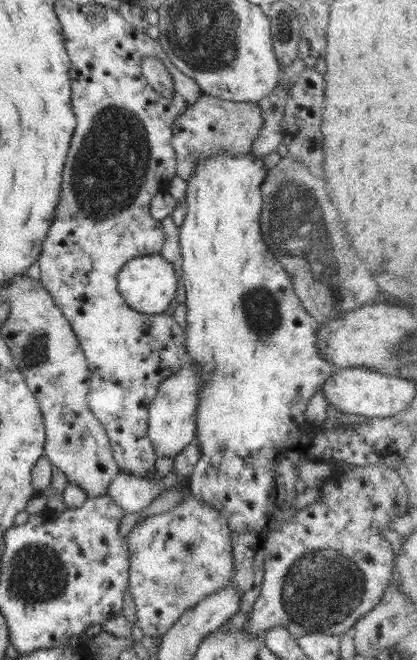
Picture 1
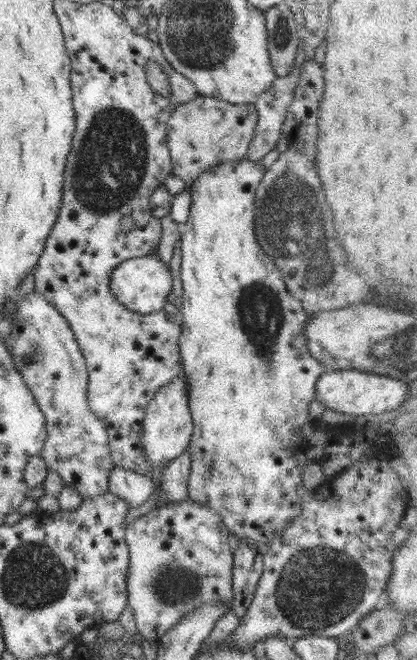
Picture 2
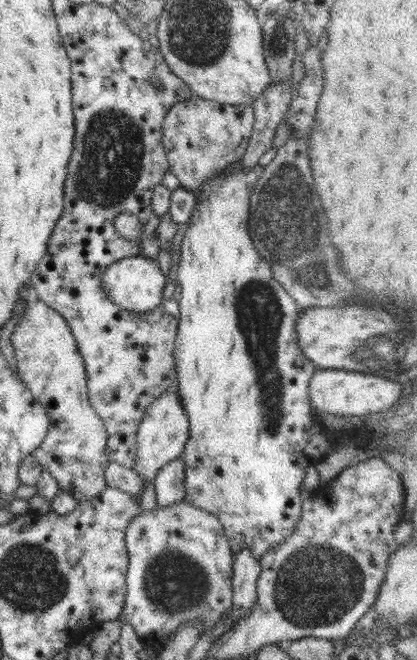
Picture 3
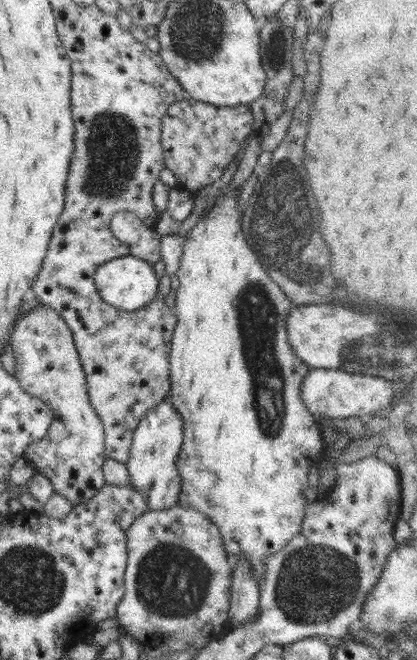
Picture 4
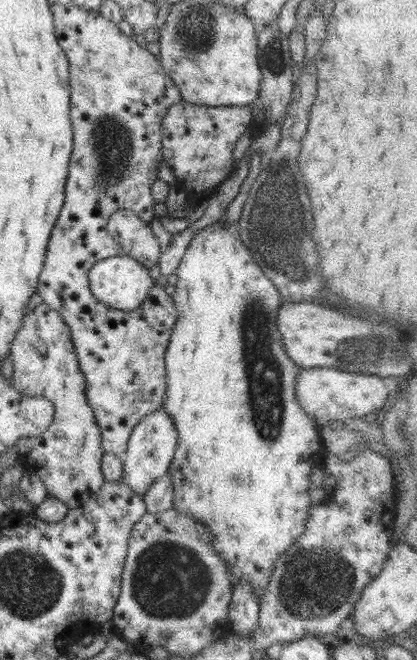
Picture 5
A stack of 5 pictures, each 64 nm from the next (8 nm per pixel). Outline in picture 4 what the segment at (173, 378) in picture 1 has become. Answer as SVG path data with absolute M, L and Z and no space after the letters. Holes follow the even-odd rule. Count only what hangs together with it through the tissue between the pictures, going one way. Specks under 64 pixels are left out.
M166 396L158 405L152 407L140 419L137 429L134 430L130 458L126 462L128 473L130 473L130 484L138 492L146 493L154 479L168 467L176 463L176 458L182 448L184 440L184 419L174 409L170 397Z

